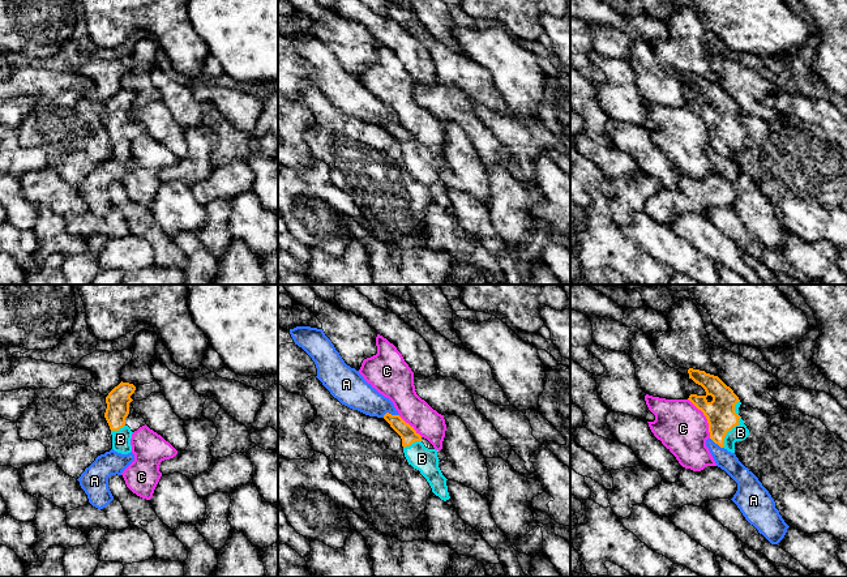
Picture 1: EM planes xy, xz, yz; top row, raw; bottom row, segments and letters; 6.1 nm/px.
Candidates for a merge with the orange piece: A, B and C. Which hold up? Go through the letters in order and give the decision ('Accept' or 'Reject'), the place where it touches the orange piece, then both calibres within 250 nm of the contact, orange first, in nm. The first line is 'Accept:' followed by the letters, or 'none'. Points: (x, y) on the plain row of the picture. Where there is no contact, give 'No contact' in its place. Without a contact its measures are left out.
Accept: B
A: Reject. Touches orange at xz (390, 122). Thickness 100 nm (orange) against 190 nm
B: Accept. Touches orange at yz (728, 137). Thickness 180 nm (orange) against 100 nm
C: Reject. Touches orange at yz (706, 125). Thickness 180 nm (orange) against 300 nm

